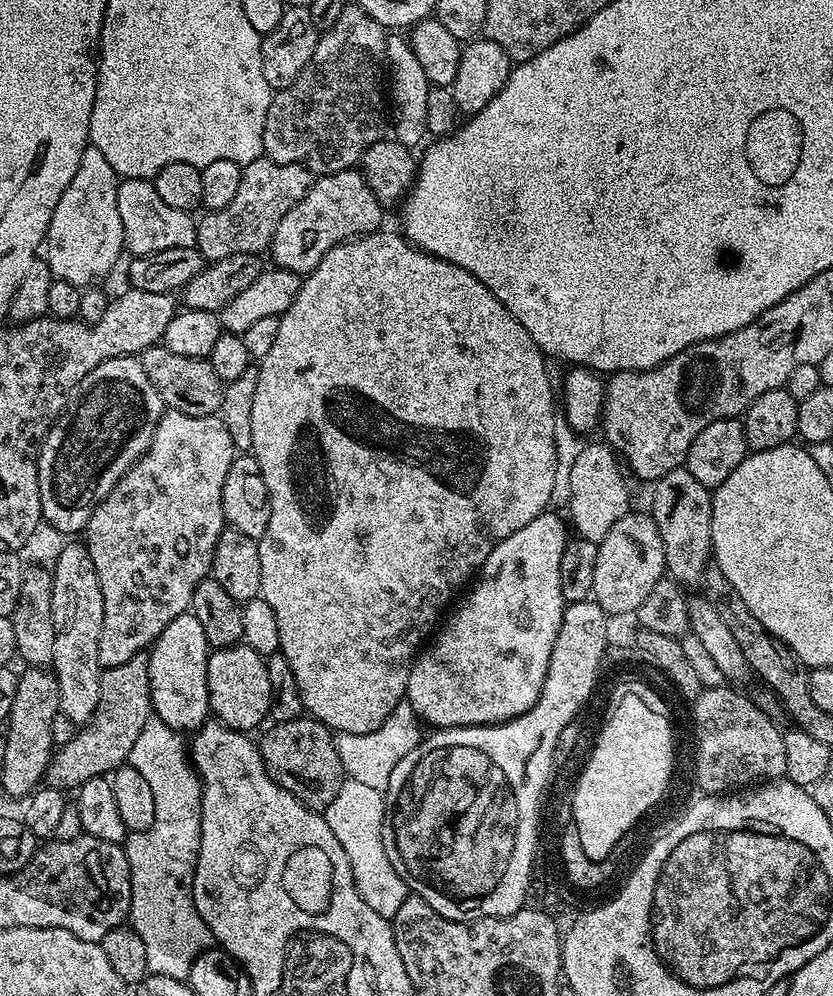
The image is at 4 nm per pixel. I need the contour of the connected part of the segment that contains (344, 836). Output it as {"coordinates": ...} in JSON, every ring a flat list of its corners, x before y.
{"coordinates":[[345,779,344,785,334,794,334,802,323,809,322,815,330,830,334,830,334,838,342,842,342,850,346,850,346,858,350,858,350,870,354,878,354,886,358,894,362,894,362,902,374,910,374,914,382,914,389,918,398,914,402,902,409,896,408,883,394,870,390,857,386,854,386,846,382,842,382,826,384,825,384,793,373,790,362,782]]}

